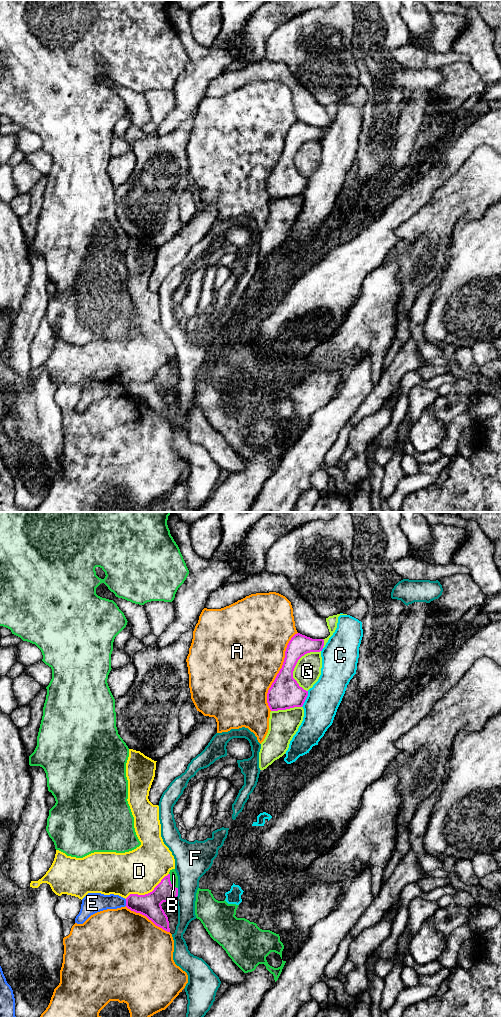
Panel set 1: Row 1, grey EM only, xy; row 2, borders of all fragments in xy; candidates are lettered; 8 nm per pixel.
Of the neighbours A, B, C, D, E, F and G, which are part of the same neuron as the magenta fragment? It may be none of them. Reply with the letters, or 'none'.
G

